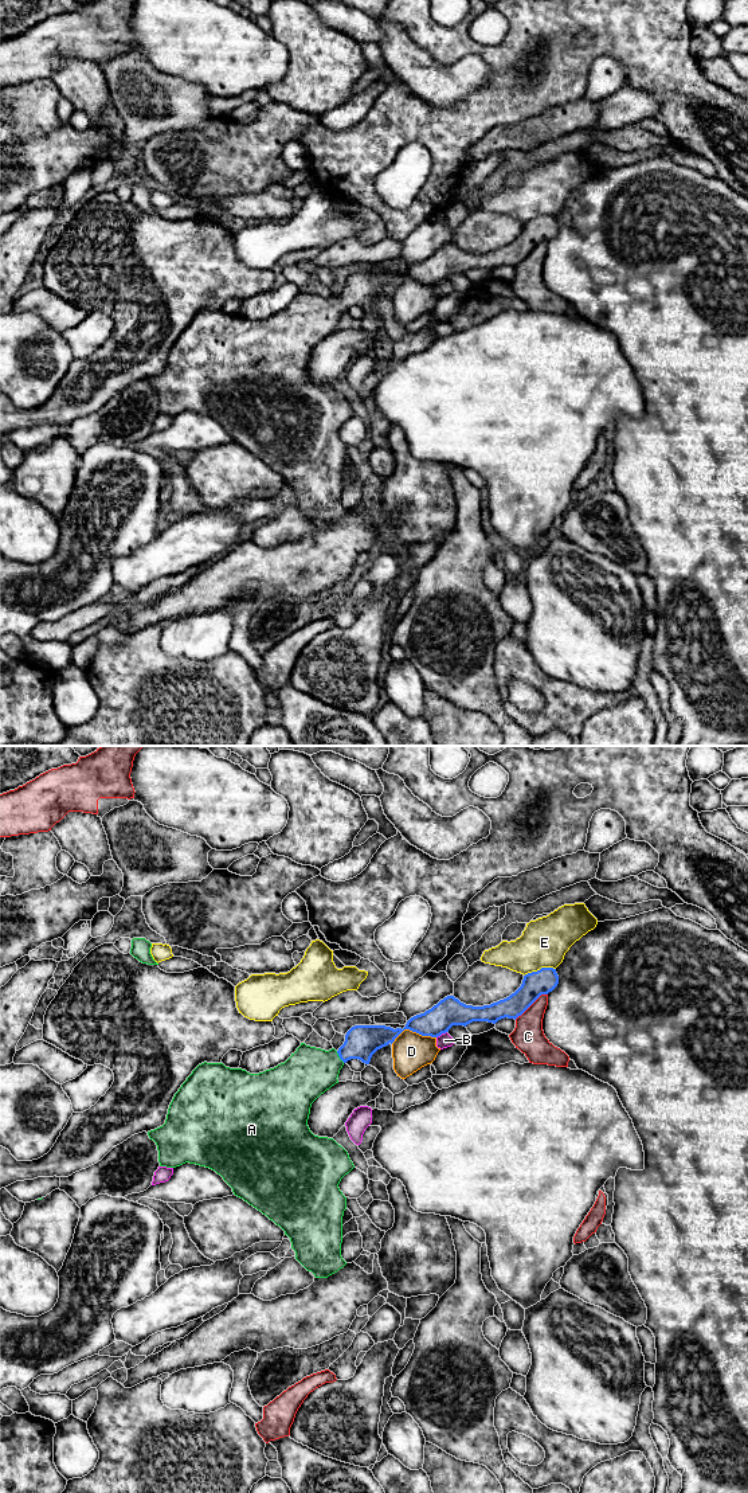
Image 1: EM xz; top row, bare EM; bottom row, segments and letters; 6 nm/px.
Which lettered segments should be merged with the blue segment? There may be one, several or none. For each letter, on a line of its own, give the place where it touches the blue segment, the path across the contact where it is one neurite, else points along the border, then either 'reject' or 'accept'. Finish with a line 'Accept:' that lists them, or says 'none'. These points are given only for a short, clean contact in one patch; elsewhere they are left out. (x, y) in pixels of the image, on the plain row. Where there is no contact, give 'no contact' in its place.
A: xz (339, 303) | across xz (361, 289), (339, 303), (318, 317), (309, 319) | accept
B: xz (441, 281) | reject
C: xz (531, 251) | reject
D: xz (412, 278) | reject
E: xz (540, 217) | reject
Accept: A

